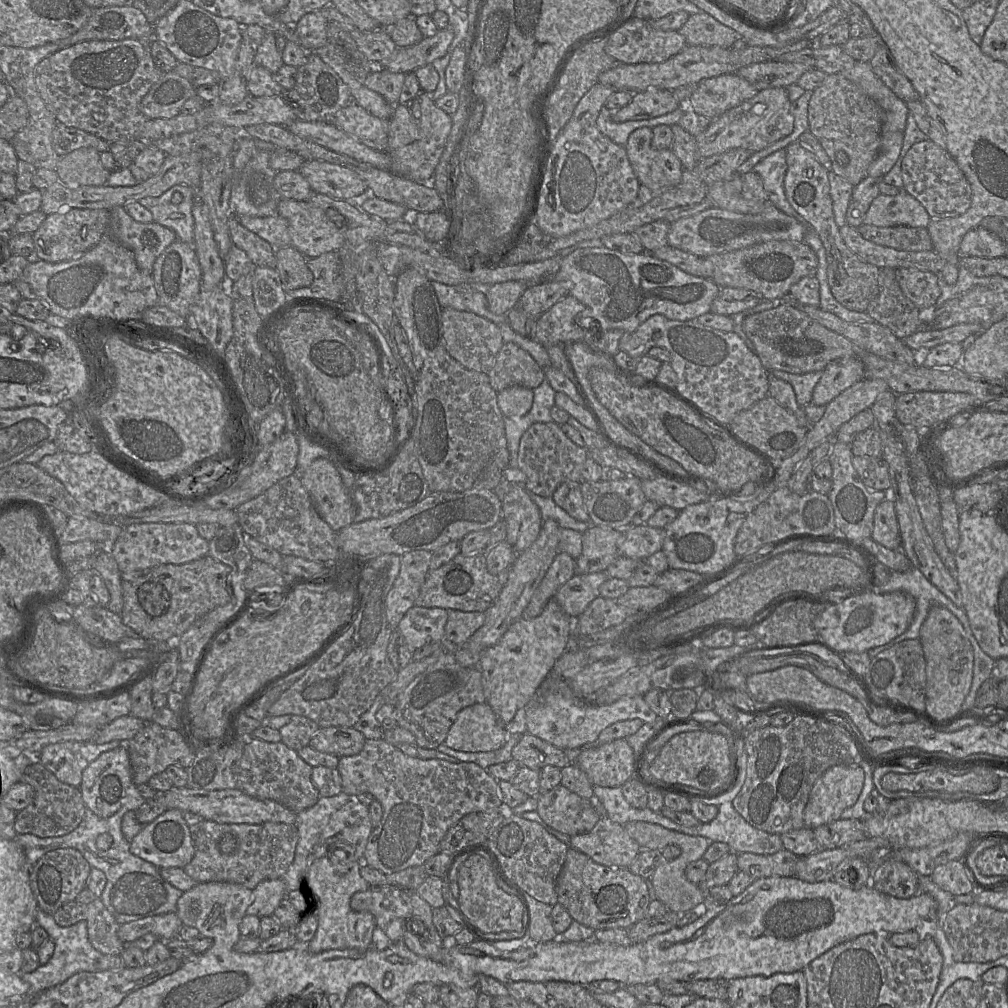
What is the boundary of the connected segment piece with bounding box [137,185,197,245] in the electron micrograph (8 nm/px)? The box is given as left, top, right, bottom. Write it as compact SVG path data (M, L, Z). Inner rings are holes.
M174 185L158 197L146 197L137 201L152 215L152 222L174 231L178 240L187 244L194 241L194 218L192 207L197 190L187 185ZM175 193L182 195L179 204L172 204Z

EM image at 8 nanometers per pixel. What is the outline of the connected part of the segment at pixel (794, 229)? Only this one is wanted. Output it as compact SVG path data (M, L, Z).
M769 203L761 212L756 214L745 214L712 207L670 223L667 242L673 248L707 258L770 240L803 242L806 228L806 224Z

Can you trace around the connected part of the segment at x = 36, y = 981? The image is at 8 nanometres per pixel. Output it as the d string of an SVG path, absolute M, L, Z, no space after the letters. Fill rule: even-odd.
M37 910L35 923L48 933L49 938L54 943L54 951L50 960L44 965L39 965L34 971L30 973L16 973L17 979L22 984L22 997L33 997L48 988L65 982L78 972L97 970L96 963L103 954L97 951L90 943L85 921L79 921L67 927L61 927L54 921L51 914Z

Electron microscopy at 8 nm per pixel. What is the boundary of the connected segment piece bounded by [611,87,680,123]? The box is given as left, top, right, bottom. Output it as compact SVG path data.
M649 87L643 92L633 93L632 101L618 111L612 112L617 123L635 120L647 120L676 110L680 102L670 90Z

